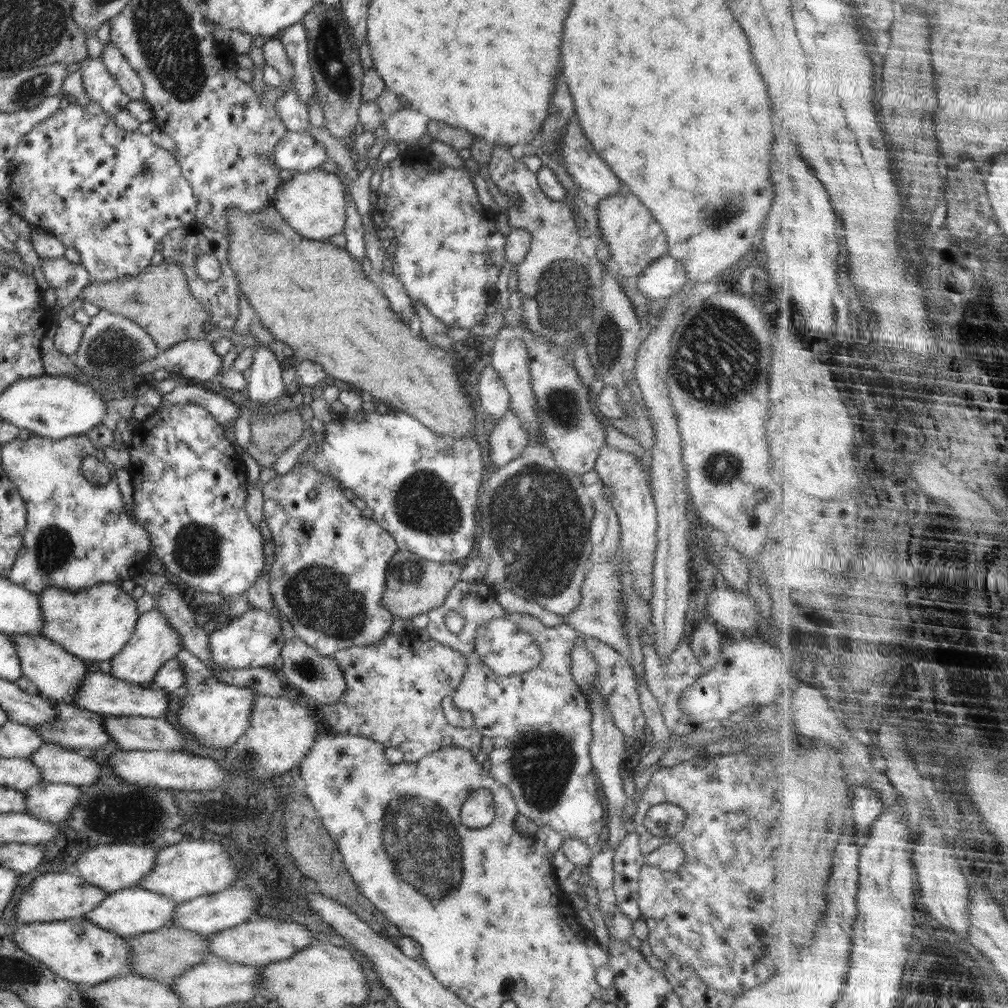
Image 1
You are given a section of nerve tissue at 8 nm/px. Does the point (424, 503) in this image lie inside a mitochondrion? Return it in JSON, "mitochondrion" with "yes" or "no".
{"mitochondrion":"yes"}

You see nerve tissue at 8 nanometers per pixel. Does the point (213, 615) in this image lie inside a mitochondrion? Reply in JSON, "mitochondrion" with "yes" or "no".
{"mitochondrion":"no"}

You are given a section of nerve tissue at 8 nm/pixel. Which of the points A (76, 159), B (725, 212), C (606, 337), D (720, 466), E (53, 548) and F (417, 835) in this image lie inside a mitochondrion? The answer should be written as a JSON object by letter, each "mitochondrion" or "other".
{"A":"other","B":"mitochondrion","C":"mitochondrion","D":"mitochondrion","E":"mitochondrion","F":"mitochondrion"}

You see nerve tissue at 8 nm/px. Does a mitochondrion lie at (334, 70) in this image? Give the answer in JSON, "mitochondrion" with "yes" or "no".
{"mitochondrion":"yes"}

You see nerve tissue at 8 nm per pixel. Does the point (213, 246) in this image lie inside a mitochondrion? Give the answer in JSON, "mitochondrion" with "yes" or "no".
{"mitochondrion":"no"}

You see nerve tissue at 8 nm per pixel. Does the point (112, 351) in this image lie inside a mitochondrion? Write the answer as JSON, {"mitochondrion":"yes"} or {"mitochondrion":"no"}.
{"mitochondrion":"yes"}

